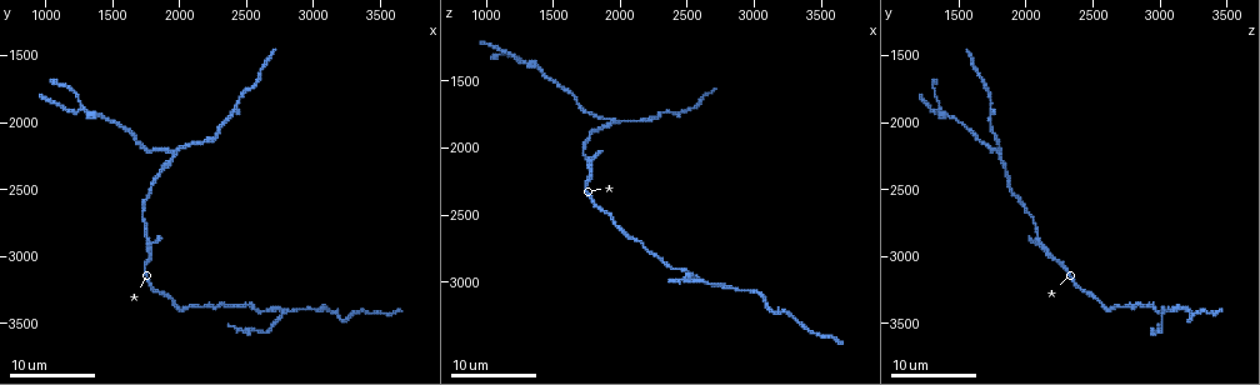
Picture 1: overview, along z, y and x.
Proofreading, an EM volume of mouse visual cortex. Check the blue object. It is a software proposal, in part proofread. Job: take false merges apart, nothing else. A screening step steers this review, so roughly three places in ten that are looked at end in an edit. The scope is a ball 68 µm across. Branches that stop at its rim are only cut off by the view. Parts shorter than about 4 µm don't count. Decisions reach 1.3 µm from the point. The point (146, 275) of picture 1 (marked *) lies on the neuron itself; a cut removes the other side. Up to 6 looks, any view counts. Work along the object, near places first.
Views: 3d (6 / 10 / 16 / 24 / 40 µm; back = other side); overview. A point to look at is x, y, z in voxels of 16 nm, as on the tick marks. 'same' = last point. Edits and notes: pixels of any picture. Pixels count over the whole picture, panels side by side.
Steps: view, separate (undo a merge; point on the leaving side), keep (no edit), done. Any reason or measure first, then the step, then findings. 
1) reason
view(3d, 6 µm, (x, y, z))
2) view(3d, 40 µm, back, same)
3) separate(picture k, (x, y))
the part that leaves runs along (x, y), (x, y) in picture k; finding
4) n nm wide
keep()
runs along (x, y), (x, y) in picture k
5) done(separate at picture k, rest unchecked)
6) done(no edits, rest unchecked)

three arms meet
view(3d, 10 µm, (2760, 3420, 3000))

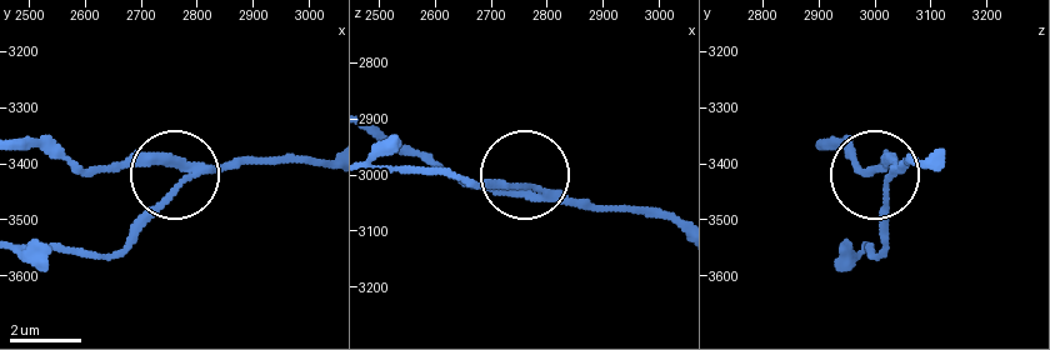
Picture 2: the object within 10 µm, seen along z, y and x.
view(3d, 6 µm, (2765, 3445, 3015))

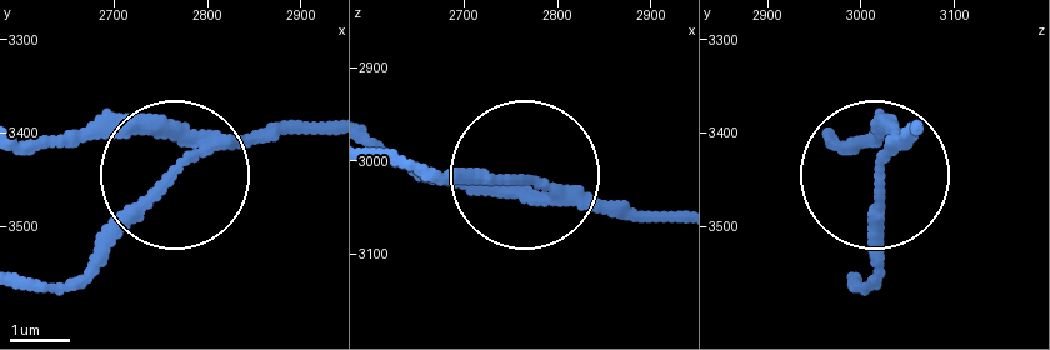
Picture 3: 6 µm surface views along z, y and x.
180 nm wide
separate(picture 3, (134, 205))
the part that leaves runs along (200, 146), (71, 276), (26, 291) in picture 3; a second neuron is stuck on

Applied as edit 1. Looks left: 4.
branch point
view(3d, 10 µm, (1960, 2200, 1800))

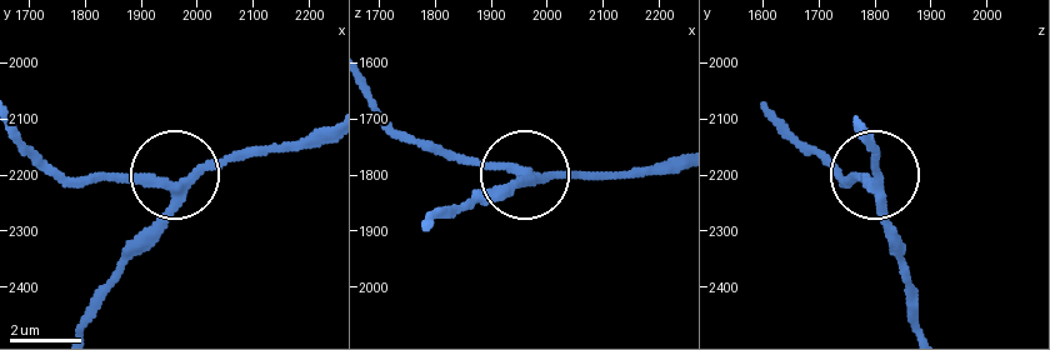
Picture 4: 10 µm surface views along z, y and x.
3 arms
keep()
runs along (429, 223), (493, 199), (519, 175), (605, 175) in picture 4; all the same neuron

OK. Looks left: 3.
three-way junction
view(3d, 6 µm, (1260, 1900, 1340))

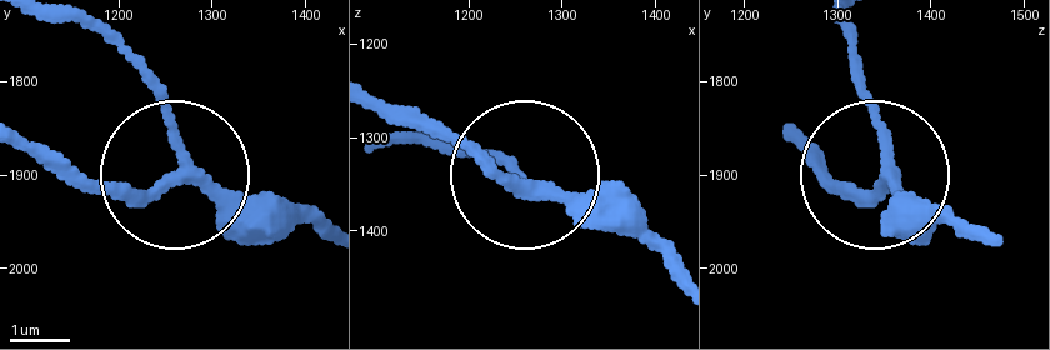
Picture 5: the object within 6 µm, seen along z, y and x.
3 arms
separate(picture 5, (113, 191))
the part that leaves runs along (186, 180), (131, 195), (28, 155) in picture 5; a second neuron is stuck on

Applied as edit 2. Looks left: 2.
done(separate at picture 3, separate at picture 5, rest unchecked)

